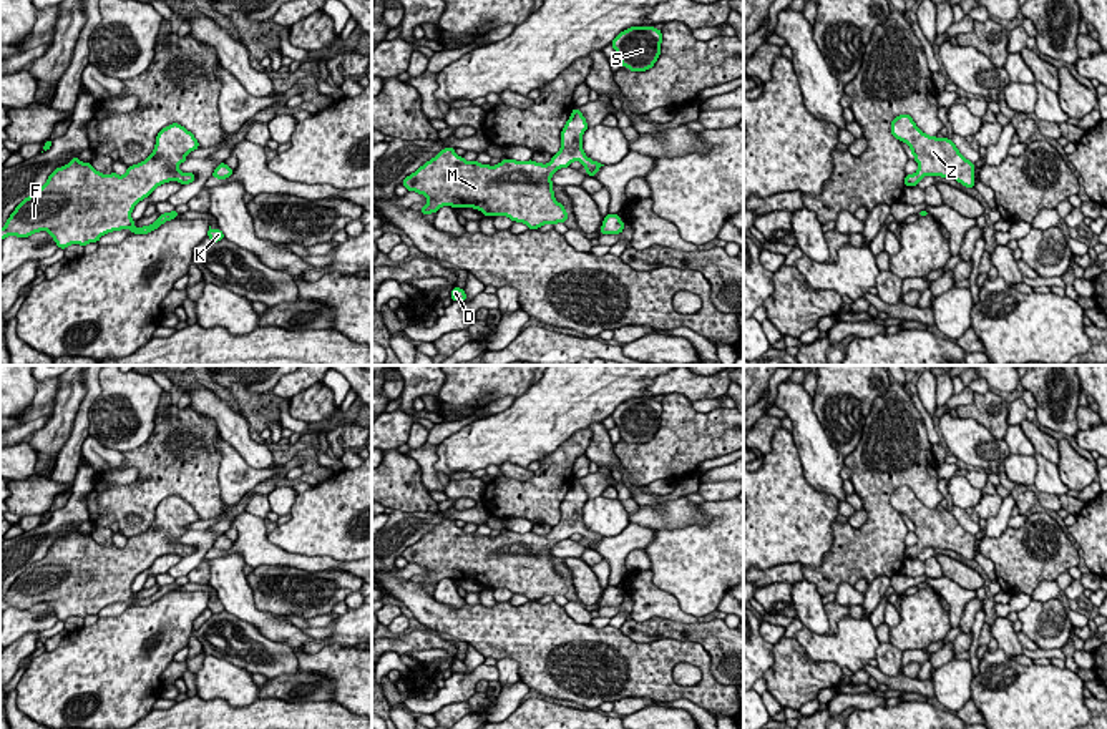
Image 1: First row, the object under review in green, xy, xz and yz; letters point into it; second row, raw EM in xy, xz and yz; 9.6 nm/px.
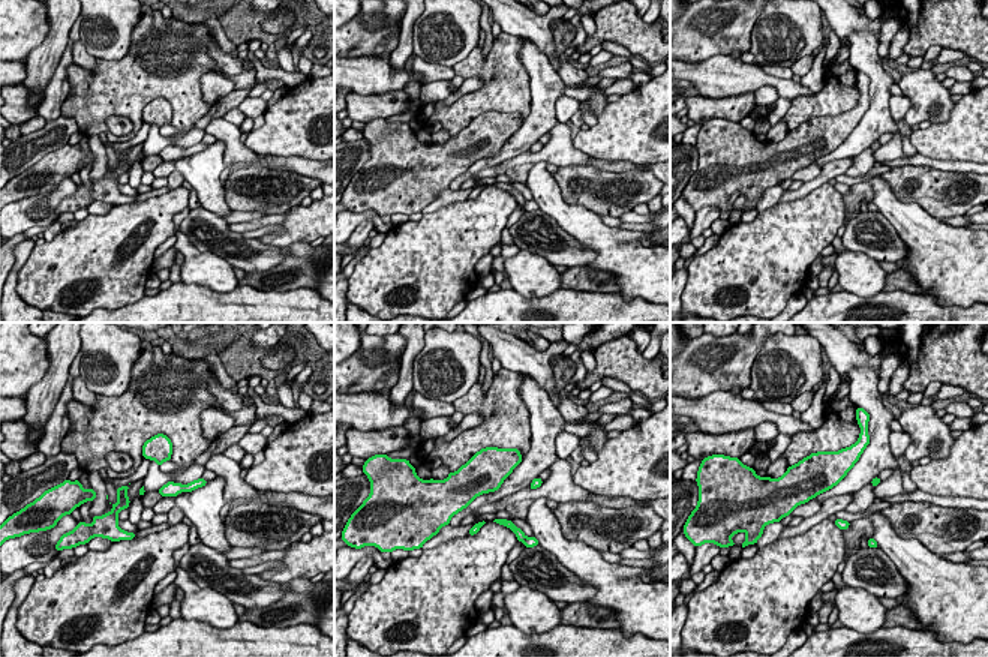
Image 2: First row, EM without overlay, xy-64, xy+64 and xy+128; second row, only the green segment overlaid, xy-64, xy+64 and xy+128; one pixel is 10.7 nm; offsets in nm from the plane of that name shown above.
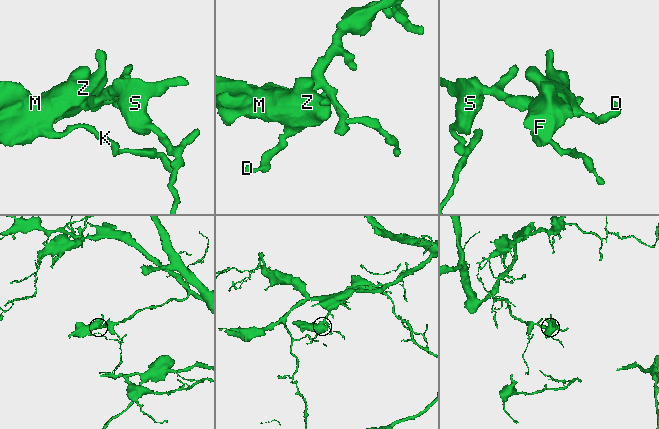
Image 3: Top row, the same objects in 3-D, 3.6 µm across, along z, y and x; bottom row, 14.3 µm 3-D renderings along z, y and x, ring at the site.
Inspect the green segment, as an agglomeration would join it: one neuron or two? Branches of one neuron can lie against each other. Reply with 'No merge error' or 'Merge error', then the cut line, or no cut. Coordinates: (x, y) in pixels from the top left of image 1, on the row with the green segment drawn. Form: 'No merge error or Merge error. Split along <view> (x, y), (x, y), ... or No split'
No merge error. No split

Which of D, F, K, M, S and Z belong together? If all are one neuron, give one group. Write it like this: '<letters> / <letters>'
D F K M S Z

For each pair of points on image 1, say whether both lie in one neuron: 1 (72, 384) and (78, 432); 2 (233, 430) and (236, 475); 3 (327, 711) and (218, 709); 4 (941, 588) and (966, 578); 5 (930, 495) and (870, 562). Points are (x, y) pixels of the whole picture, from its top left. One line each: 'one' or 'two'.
1: two
2: two
3: one
4: two
5: one

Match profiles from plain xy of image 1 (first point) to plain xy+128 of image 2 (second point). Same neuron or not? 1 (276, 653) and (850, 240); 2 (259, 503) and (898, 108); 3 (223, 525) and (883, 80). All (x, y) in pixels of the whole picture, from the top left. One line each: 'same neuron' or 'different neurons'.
1: same neuron
2: same neuron
3: same neuron

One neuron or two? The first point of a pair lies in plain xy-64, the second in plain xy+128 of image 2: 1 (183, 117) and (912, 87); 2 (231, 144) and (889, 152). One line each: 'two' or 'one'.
1: two
2: one

